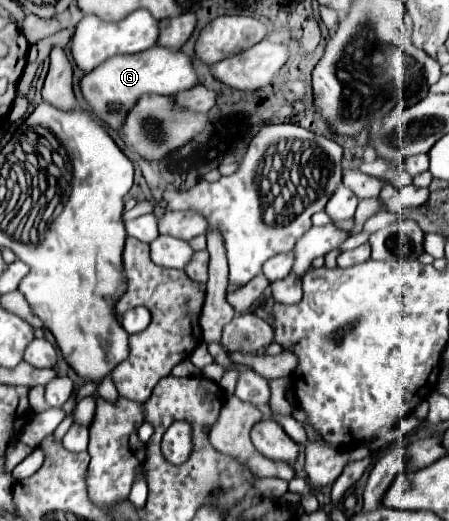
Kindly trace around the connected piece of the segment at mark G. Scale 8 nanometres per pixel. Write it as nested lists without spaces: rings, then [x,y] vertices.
[[[153,46],[139,54],[129,56],[113,56],[101,62],[95,70],[85,74],[79,80],[81,94],[85,102],[91,106],[95,116],[103,120],[115,132],[121,132],[123,120],[127,118],[127,110],[137,104],[143,94],[163,94],[175,96],[181,90],[189,90],[197,86],[197,74],[191,66],[191,60],[179,50],[165,50],[161,46]]]

